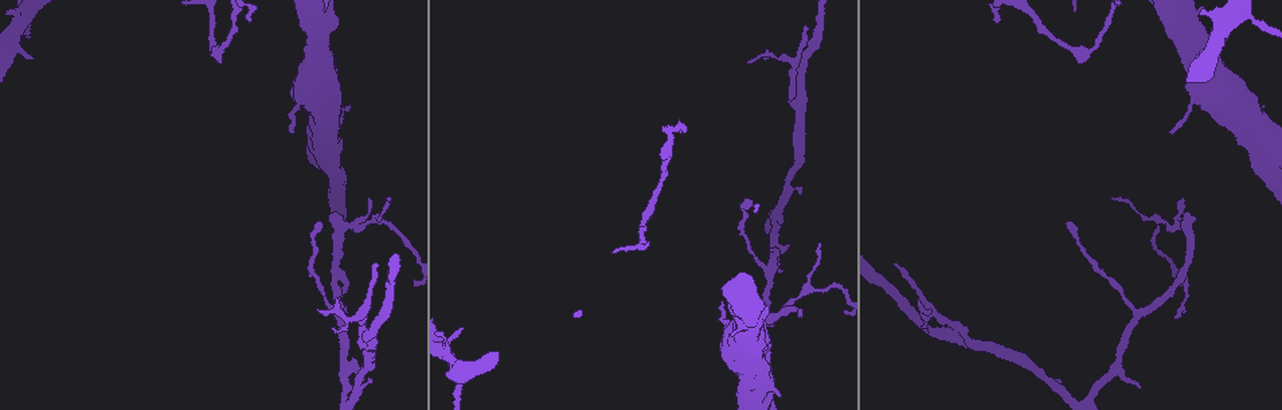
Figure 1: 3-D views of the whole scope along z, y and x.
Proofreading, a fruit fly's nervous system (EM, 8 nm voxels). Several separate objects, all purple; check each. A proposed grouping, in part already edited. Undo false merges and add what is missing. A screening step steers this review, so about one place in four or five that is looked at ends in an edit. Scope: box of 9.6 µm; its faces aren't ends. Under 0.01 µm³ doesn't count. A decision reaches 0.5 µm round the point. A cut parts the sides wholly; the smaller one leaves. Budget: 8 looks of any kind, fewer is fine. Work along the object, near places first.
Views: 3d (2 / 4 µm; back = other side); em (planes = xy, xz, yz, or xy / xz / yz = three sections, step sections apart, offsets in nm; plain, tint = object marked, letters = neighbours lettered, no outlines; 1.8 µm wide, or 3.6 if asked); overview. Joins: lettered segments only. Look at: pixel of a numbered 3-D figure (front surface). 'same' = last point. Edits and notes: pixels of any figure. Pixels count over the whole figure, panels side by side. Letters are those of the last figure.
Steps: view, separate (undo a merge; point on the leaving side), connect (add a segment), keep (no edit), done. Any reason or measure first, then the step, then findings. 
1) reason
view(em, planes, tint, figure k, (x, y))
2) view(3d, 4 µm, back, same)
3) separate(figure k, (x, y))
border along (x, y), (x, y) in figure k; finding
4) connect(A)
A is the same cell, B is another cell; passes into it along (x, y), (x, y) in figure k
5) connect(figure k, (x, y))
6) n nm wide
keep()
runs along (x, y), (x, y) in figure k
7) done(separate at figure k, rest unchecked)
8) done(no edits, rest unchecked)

tapers out
view(3d, 4 µm, figure 1, (680, 127))

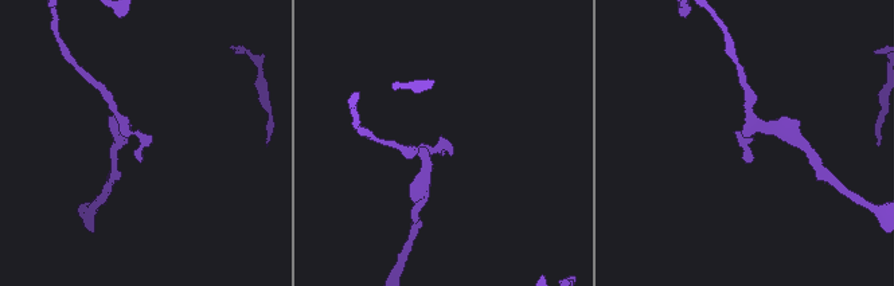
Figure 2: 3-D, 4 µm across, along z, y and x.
view(em, xy, step 16, letters, figure 2, (747, 159))

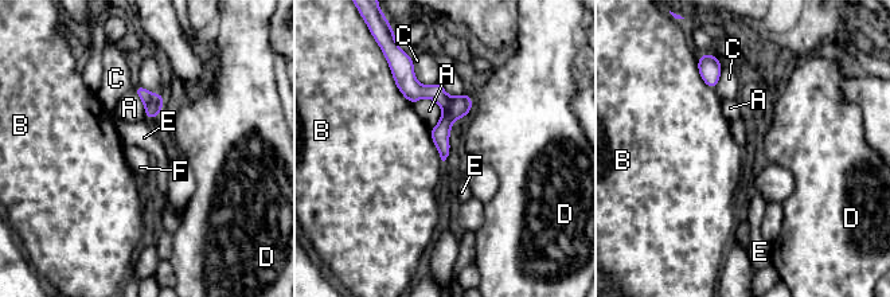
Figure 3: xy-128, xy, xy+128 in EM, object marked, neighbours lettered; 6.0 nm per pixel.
cut it another way
view(em, xz, step 8, letters, same)

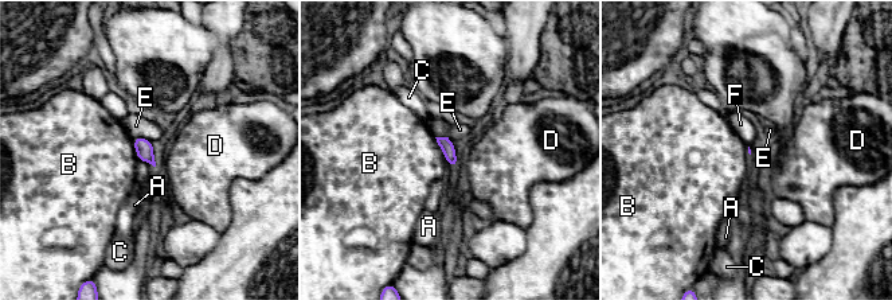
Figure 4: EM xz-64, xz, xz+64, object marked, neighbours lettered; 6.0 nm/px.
keep()
A, B, C, D, E and F are other cells; border along (434, 137), (450, 167) in figure 4; no lettered segment goes on from it

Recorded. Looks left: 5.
view(3d, 2 µm, figure 1, (341, 229))

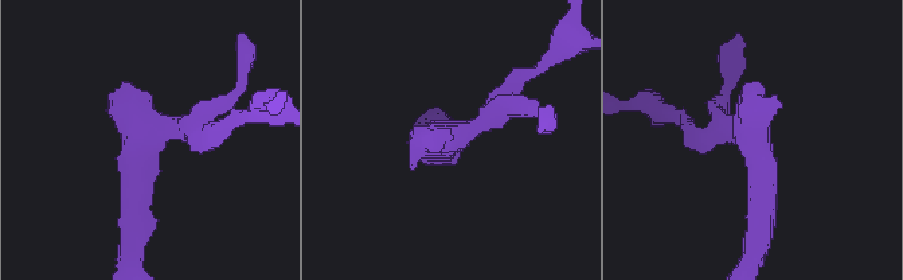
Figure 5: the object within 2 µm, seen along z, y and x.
view(em, xz, step 8, tint, figure 5, (459, 136))

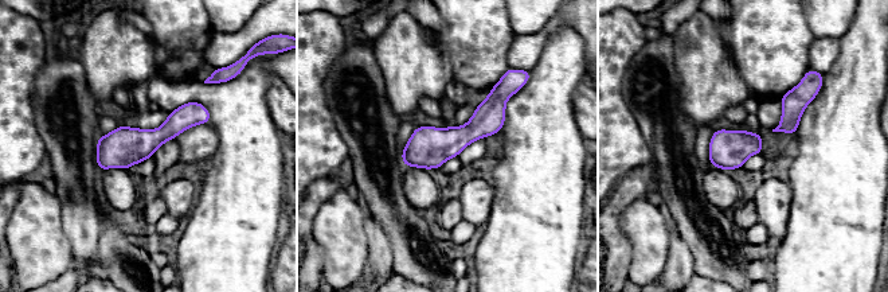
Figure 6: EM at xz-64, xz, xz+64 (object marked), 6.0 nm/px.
another direction
view(em, planes, letters, same)

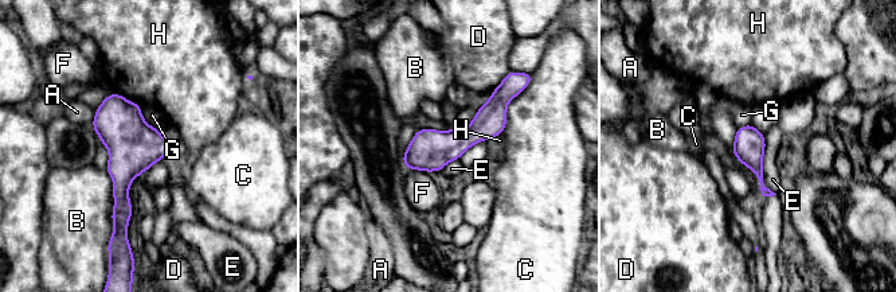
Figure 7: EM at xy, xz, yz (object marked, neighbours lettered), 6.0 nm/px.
190 nm wide
keep()
A, B, C, D, E, F, G and H are other cells; one cell here

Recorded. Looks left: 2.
arms part here
view(em, planes, letters, figure 1, (775, 248))

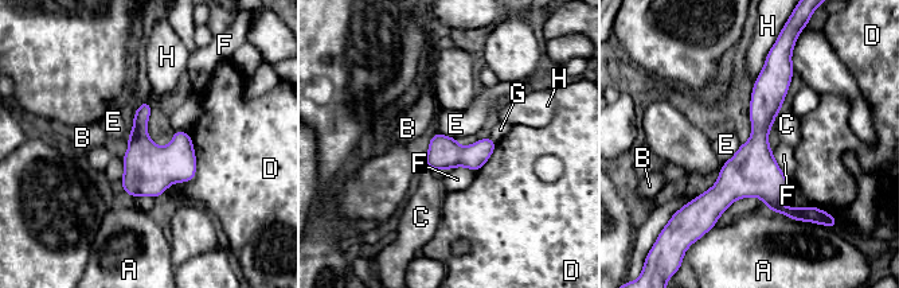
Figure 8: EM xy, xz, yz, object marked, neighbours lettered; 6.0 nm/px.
190 nm wide
keep()
A, B, C, D, E, F, G and H are other cells; border along (434, 132), (456, 139) in figure 8; one cell here

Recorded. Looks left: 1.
done(no edits, rest unchecked)

